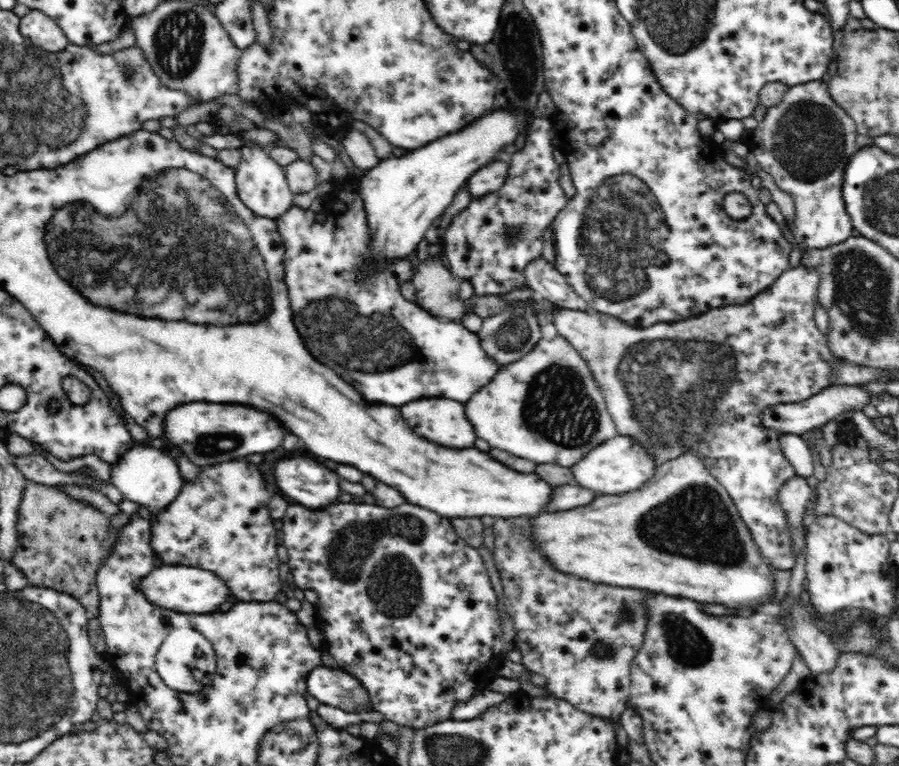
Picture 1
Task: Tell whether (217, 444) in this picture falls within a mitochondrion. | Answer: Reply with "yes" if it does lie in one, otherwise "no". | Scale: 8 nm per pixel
yes

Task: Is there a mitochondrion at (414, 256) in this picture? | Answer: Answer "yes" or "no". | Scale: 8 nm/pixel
no

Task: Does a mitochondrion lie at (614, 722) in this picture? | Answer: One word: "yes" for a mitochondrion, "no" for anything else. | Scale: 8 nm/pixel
no

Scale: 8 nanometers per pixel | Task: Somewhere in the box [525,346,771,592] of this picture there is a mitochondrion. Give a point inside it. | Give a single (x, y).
(695, 524)

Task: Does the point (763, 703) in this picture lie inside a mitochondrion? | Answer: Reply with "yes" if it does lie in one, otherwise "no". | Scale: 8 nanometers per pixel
no

